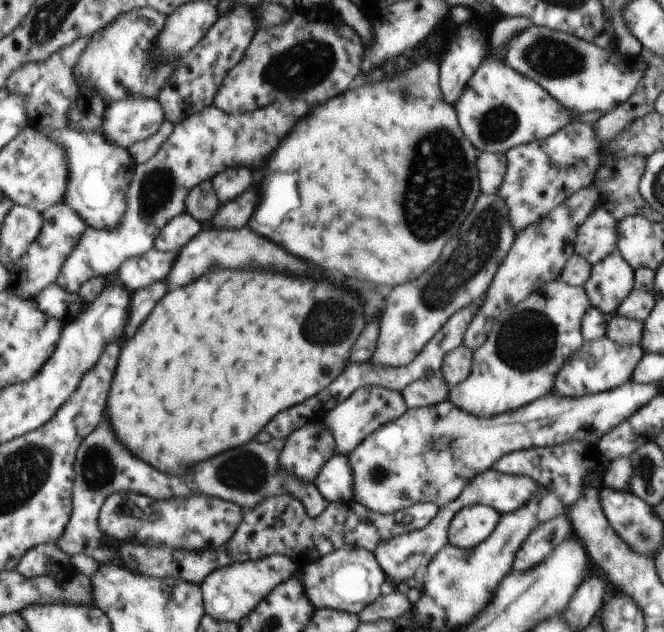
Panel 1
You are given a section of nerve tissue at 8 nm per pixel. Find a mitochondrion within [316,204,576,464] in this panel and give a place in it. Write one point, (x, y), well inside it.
(529, 339)

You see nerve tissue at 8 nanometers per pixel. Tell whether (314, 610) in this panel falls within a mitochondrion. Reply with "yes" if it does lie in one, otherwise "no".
no

